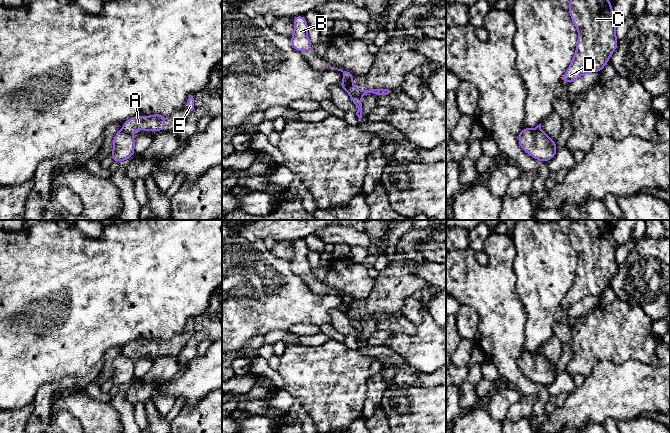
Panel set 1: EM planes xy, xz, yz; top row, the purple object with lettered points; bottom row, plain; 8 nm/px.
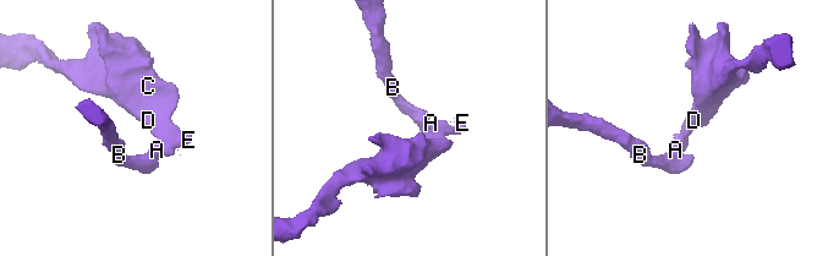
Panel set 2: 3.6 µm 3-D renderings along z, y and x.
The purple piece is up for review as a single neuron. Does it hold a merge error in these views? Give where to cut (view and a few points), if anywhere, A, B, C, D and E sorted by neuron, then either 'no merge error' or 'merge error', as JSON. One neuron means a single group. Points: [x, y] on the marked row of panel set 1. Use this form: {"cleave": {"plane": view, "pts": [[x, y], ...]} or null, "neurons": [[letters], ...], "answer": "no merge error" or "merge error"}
{"cleave": {"plane": "xz", "pts": [[349, 93], [354, 93], [360, 98]]}, "neurons": [["A", "C", "D", "E"], ["B"]], "answer": "merge error"}

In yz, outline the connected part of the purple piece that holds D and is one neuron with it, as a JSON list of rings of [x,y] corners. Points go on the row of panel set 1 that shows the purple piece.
[[[570,0],[568,12],[578,29],[578,42],[576,51],[561,82],[571,83],[588,72],[600,72],[609,62],[613,51],[618,47],[616,39],[616,26],[618,20],[615,17],[609,0]]]

